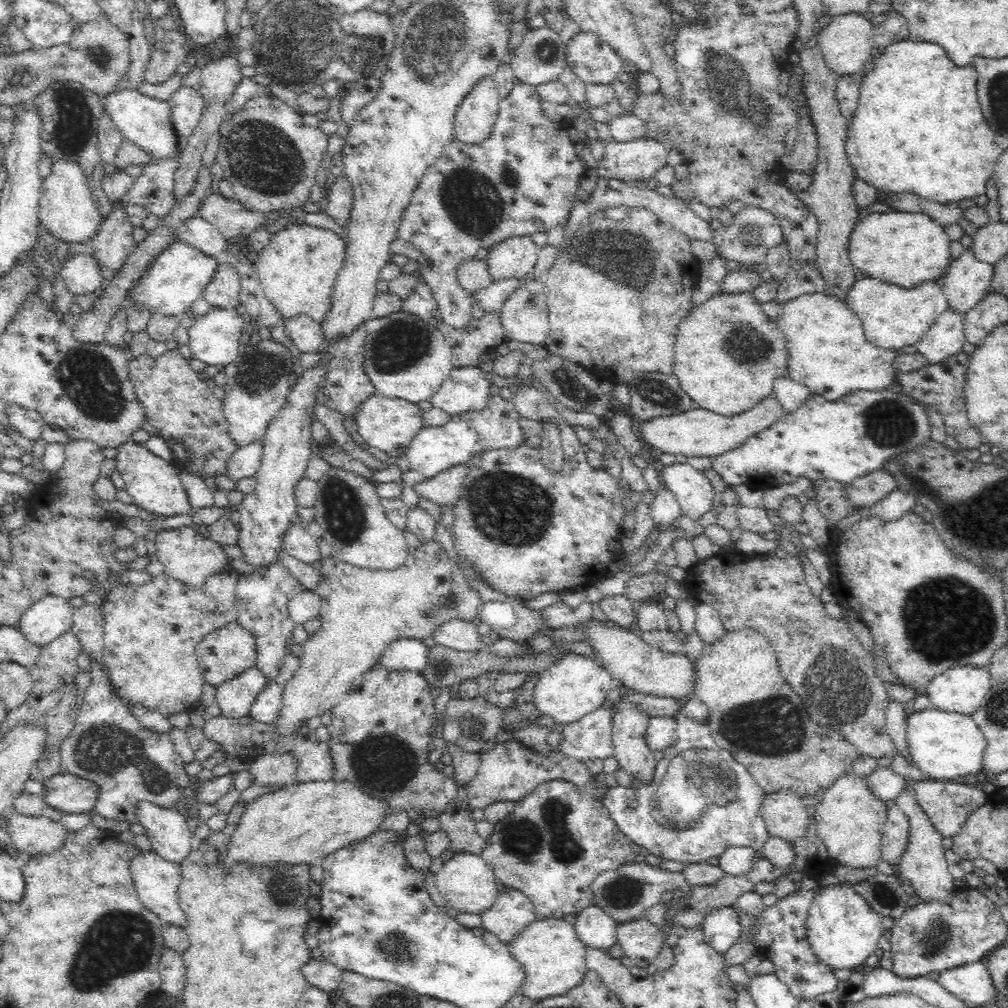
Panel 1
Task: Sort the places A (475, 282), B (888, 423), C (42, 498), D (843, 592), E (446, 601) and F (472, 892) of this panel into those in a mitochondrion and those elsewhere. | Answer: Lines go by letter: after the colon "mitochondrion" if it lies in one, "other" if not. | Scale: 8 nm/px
A: other
B: mitochondrion
C: other
D: other
E: mitochondrion
F: other

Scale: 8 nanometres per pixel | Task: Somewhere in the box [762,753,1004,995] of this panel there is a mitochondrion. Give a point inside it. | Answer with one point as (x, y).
(935, 939)

